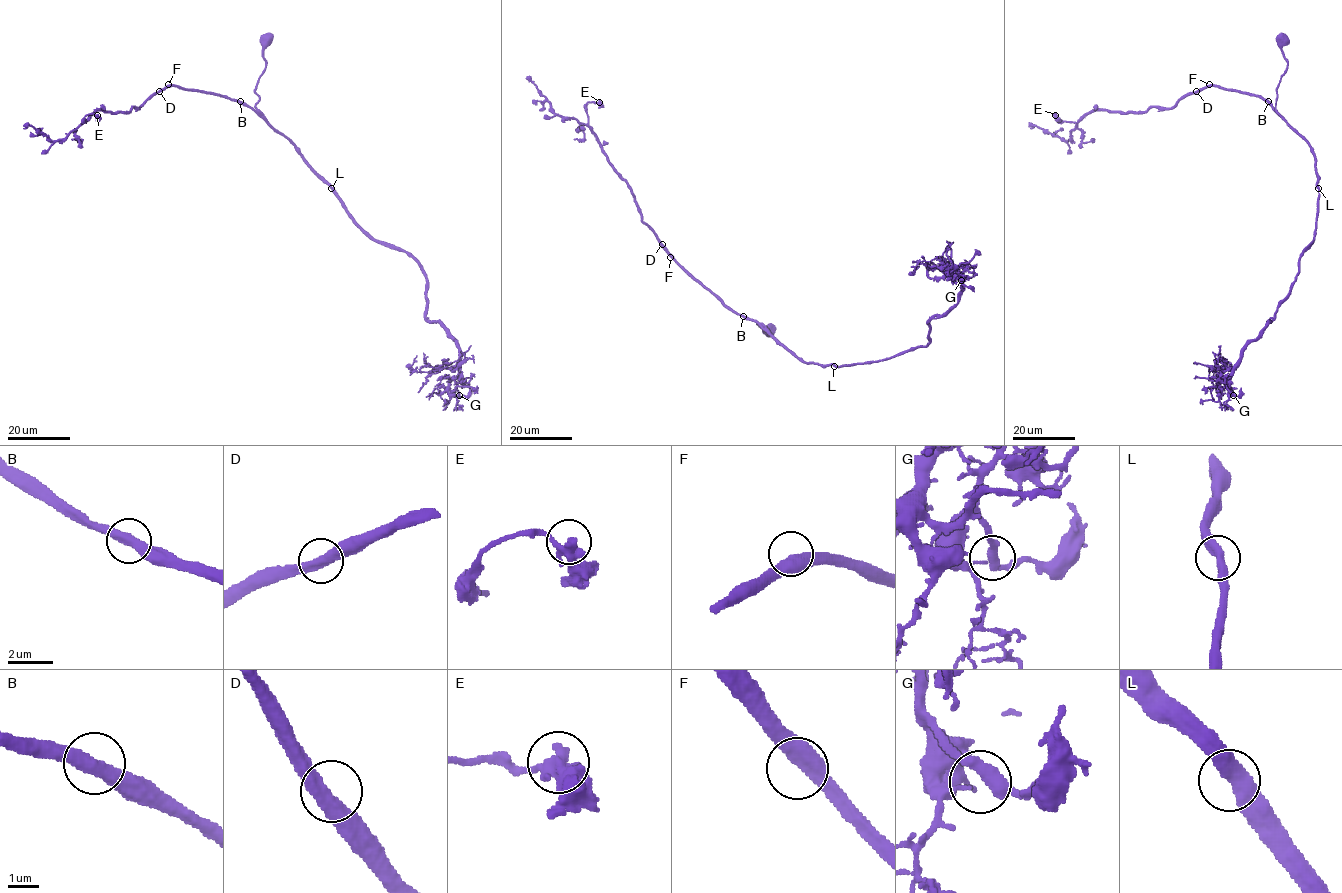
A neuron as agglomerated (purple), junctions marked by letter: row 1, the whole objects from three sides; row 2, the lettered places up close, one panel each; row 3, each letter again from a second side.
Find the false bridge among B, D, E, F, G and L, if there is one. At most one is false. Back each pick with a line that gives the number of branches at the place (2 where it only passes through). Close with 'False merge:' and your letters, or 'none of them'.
False merge: none of them

